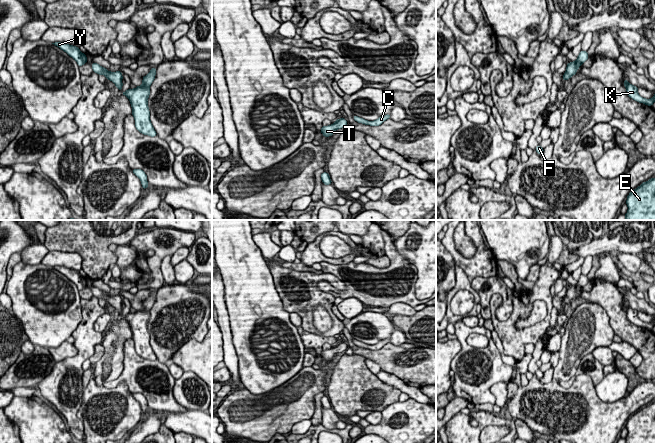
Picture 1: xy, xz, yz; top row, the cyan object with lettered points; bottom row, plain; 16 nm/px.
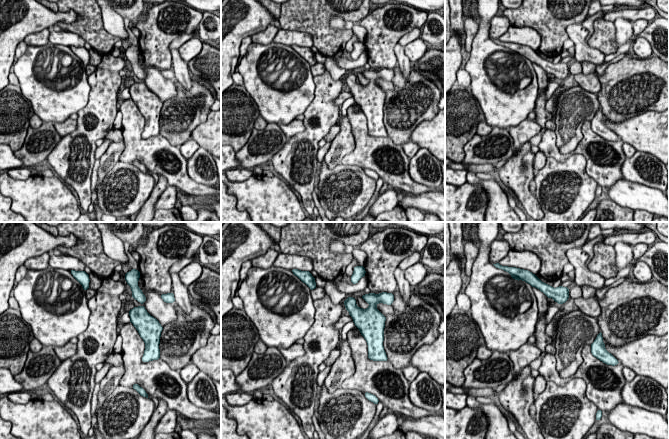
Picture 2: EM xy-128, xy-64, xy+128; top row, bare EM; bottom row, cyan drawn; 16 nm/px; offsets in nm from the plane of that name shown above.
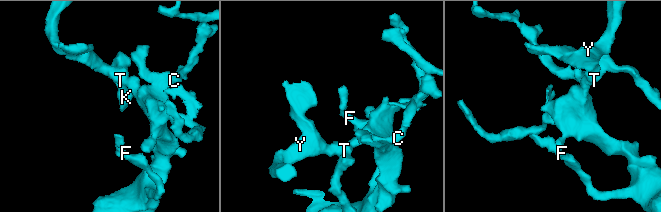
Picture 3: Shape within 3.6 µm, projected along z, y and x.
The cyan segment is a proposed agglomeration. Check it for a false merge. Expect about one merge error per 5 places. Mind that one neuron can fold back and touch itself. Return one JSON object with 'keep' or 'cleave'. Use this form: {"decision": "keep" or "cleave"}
{"decision": "keep"}

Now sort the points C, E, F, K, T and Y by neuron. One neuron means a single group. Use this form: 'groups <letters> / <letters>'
groups C E F K T Y

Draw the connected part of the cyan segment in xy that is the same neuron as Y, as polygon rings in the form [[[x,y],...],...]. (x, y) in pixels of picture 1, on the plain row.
[[[54,266],[52,268],[59,271],[61,274],[66,276],[70,281],[72,281],[77,286],[78,290],[82,290],[87,286],[86,279],[79,274],[79,271],[69,269],[63,266]]]

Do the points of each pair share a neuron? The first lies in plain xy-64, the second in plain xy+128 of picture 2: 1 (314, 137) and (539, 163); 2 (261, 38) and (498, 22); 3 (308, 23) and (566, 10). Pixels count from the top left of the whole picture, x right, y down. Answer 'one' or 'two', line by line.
1: two
2: one
3: one

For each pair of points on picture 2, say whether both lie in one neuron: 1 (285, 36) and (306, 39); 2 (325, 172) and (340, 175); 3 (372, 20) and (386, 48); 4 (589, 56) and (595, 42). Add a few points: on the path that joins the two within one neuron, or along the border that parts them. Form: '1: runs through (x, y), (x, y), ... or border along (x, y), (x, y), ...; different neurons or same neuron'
1: runs through (290, 38), (301, 38); same neuron
2: runs through (329, 175), (336, 175); same neuron
3: runs through (379, 27), (383, 31), (384, 41); same neuron
4: border along (586, 41), (590, 46), (597, 48), (605, 54); different neurons

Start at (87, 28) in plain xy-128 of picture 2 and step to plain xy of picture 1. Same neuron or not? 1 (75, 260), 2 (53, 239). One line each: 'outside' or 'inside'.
1: outside
2: inside

